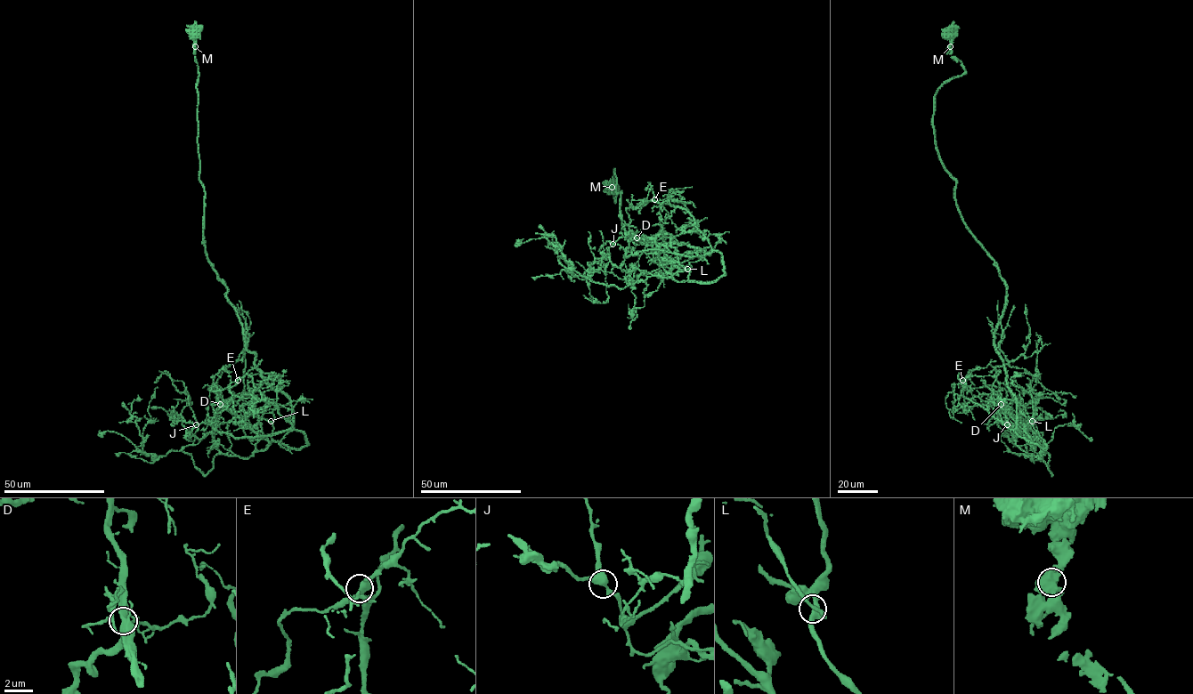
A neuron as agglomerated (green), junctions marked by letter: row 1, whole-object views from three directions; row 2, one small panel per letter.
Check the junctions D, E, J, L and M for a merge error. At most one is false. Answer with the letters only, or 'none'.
none

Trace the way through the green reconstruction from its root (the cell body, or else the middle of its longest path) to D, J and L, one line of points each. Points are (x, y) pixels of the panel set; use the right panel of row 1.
D: (946, 31), (965, 71), (937, 91), (935, 144), (961, 217), (1007, 287), (994, 348), (1018, 435), (1001, 404)
J: (946, 31), (965, 71), (937, 91), (935, 144), (1007, 287), (994, 348), (1019, 434), (1002, 406), (1007, 424)
L: (946, 31), (965, 71), (937, 91), (935, 144), (961, 217), (1005, 284), (994, 348), (1032, 421)

